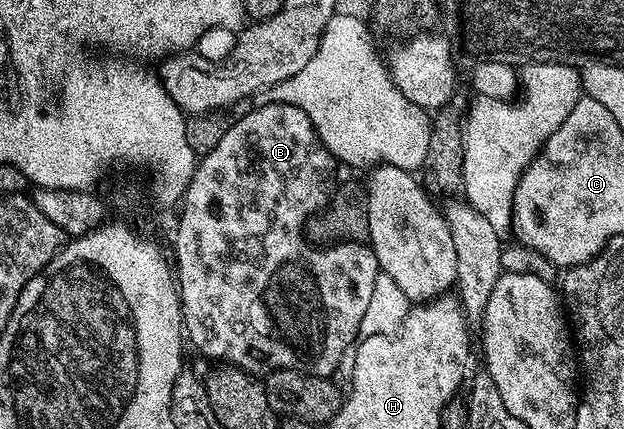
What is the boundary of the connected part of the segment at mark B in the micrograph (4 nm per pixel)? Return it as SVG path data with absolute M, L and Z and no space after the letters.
M269 103L266 106L257 106L249 110L243 118L236 118L232 124L232 128L228 128L228 132L224 132L224 137L221 138L220 144L216 144L216 148L212 148L212 152L201 155L197 159L194 175L192 180L188 184L186 189L186 195L183 196L180 203L180 211L182 215L178 218L178 227L174 230L174 258L172 254L172 262L176 267L176 281L178 283L178 293L182 299L182 324L184 327L185 337L203 354L206 358L215 358L215 363L218 364L229 364L231 366L239 366L241 370L246 370L248 373L255 376L265 376L272 373L274 370L301 370L304 374L315 374L321 378L329 378L337 371L338 366L341 364L341 357L344 356L348 351L355 345L356 339L359 337L358 329L360 328L360 322L364 317L364 312L367 311L368 300L372 297L372 290L376 286L376 278L380 273L378 269L378 261L374 255L373 250L370 249L369 245L360 242L348 242L342 249L330 250L329 253L311 253L310 250L306 250L306 246L302 245L302 242L298 242L298 226L302 226L302 217L308 211L312 203L312 196L310 196L310 186L315 190L316 195L322 196L327 193L326 181L334 174L334 167L336 167L336 161L333 155L330 154L328 148L318 138L317 132L313 128L312 120L308 118L301 111L300 108L294 107L292 104L286 103Z

